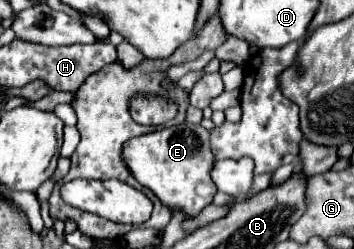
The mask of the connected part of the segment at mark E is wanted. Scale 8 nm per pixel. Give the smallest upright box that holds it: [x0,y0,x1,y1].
[122,123,216,215]

